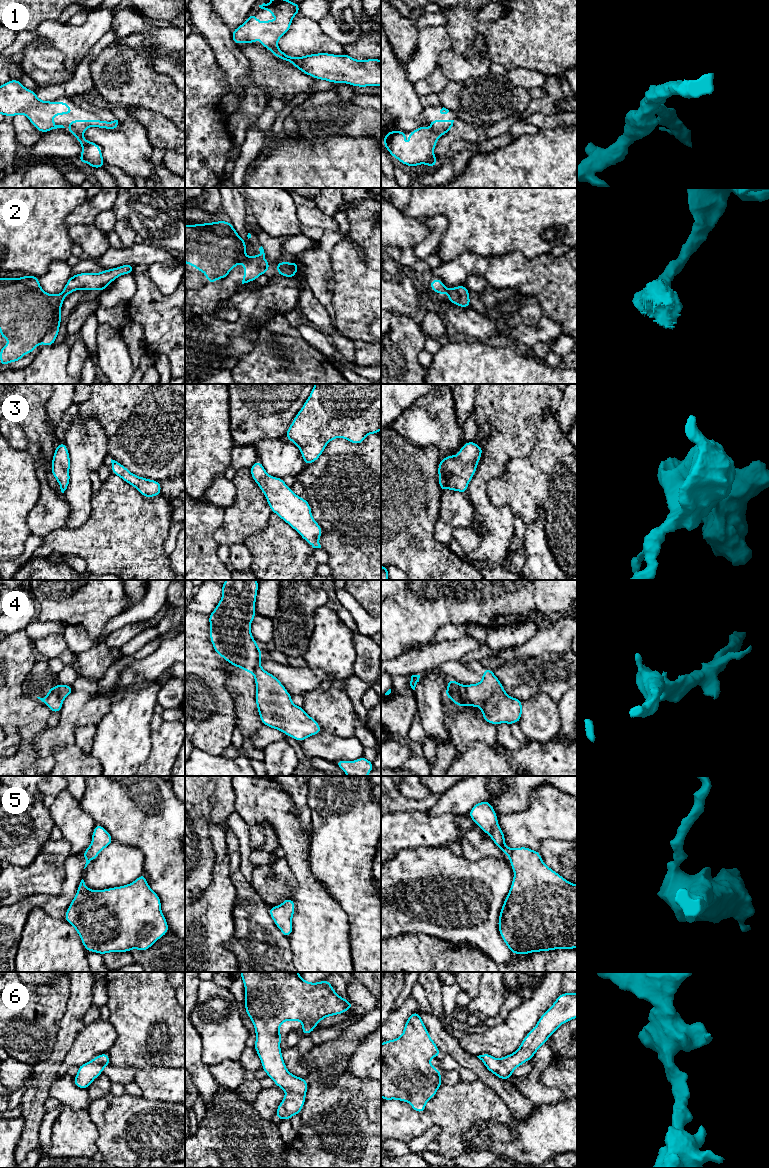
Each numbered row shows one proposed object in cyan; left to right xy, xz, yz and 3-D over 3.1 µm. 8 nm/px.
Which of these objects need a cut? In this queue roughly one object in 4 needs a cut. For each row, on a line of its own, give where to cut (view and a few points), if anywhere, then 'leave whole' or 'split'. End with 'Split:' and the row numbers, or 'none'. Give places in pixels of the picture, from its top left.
1: no cut; leave whole
2: no cut; leave whole
3: no cut; leave whole
4: cut in yz along (463, 686), (465, 695), (479, 705); split
5: no cut; leave whole
6: no cut; leave whole
Split: 4

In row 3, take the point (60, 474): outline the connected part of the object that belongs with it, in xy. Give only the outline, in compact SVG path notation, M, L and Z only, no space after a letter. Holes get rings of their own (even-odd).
M60 442L56 447L53 458L52 458L52 469L51 472L54 478L58 481L61 492L68 488L70 482L70 457L67 446Z

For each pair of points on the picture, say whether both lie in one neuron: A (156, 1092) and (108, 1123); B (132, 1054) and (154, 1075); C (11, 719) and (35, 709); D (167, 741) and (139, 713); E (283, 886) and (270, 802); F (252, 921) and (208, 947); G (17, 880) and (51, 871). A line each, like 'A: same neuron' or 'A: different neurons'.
A: different neurons
B: different neurons
C: same neuron
D: different neurons
E: different neurons
F: different neurons
G: same neuron

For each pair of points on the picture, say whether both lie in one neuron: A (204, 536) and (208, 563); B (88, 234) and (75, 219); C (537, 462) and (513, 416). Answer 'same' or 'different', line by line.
A: same
B: different
C: different

